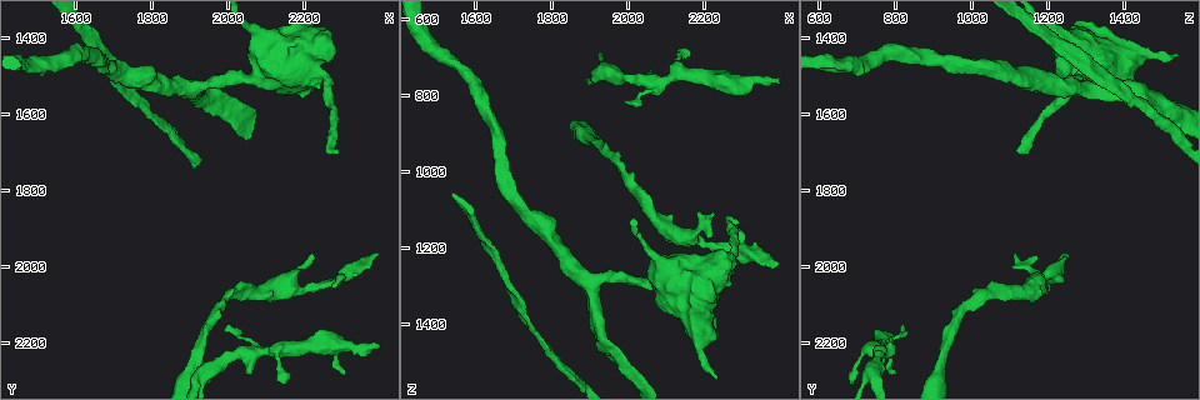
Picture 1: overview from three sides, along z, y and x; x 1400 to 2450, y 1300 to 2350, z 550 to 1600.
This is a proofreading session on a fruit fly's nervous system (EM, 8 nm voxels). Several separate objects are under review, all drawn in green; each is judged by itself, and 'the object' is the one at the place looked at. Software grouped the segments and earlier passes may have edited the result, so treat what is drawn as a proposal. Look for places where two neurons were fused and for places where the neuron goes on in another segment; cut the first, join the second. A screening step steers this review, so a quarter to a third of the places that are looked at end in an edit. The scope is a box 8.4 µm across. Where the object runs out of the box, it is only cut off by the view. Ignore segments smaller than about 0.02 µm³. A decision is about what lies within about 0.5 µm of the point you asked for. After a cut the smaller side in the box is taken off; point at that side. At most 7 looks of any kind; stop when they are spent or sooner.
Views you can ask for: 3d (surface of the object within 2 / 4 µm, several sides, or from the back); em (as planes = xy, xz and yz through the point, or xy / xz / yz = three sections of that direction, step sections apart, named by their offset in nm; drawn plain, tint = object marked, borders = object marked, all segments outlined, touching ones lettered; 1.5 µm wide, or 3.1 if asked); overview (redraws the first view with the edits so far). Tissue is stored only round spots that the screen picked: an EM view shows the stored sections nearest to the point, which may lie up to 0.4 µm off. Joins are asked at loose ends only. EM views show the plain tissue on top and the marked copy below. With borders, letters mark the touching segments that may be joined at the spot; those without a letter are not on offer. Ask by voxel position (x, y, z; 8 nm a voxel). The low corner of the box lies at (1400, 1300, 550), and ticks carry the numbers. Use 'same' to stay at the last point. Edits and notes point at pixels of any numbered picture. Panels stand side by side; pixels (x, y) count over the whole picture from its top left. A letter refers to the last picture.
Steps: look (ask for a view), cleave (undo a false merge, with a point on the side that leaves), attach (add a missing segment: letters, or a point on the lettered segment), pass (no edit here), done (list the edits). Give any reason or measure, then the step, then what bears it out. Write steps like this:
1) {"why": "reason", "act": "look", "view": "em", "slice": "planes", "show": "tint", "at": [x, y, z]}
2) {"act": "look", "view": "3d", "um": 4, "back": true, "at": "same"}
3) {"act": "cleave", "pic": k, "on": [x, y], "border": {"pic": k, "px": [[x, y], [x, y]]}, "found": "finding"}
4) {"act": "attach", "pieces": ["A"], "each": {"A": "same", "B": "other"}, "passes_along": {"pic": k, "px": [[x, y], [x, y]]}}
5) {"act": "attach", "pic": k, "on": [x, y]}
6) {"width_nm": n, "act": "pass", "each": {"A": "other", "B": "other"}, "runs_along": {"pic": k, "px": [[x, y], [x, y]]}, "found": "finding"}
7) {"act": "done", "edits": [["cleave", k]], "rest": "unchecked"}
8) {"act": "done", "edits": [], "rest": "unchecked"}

{"why": "an open end", "act": "look", "view": "em", "slice": "planes", "show": "borders", "at": [2390, 2210, 770]}

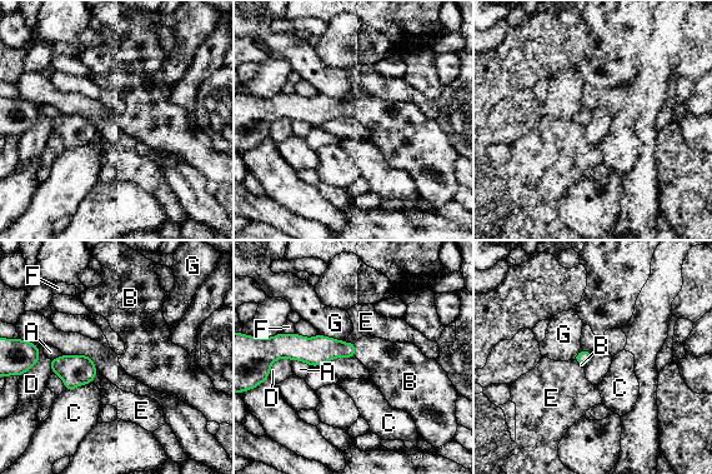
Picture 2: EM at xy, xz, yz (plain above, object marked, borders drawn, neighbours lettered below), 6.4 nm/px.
{"act": "attach", "pic": 2, "on": [389, 364], "each": {"A": "other", "B": "same", "C": "other", "D": "other", "E": "other", "F": "other", "G": "other"}, "found": "the neuron continues"}

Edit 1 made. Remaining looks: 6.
{"why": "tapers out", "act": "look", "view": "em", "slice": "xz", "step": 4, "show": "tint", "at": [2270, 1700, 1120]}

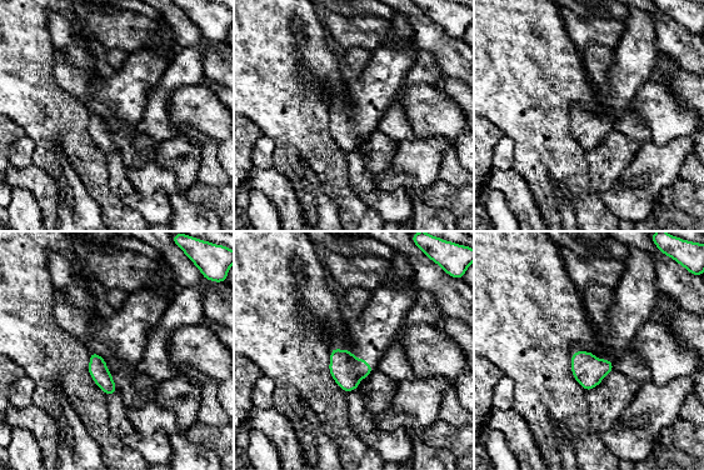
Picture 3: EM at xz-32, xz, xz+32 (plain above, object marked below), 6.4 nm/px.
{"why": "cut it another way", "act": "look", "view": "em", "slice": "planes", "show": "tint", "at": "same"}

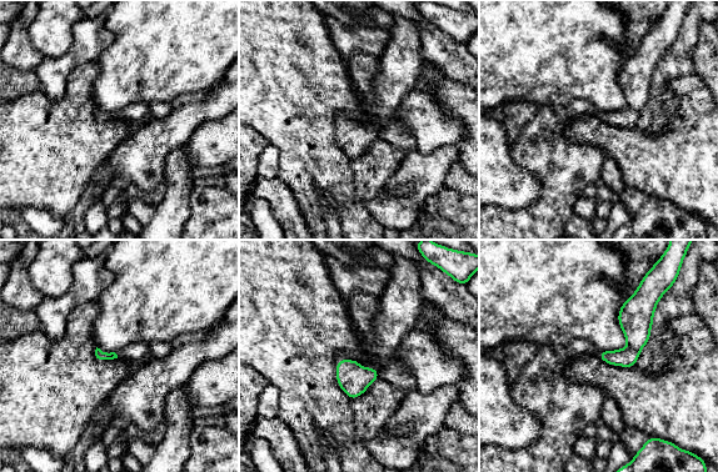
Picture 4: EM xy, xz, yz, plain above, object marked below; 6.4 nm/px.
{"act": "look", "view": "em", "slice": "planes", "show": "borders", "at": "same"}

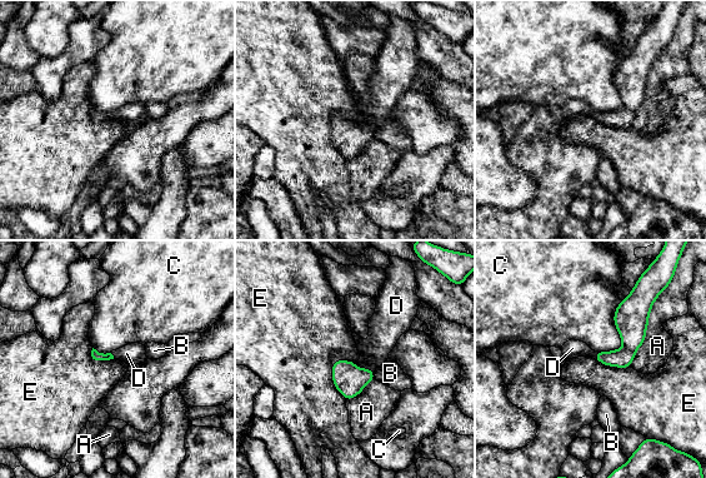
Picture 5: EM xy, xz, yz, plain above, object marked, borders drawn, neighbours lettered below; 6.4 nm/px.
{"act": "attach", "pic": 5, "on": [384, 334], "each": {"A": "other", "B": "other", "C": "other", "D": "same", "E": "other"}, "passes_along": {"pic": 5, "px": [[349, 379], [365, 368], [384, 334]]}, "found": "it goes on there"}

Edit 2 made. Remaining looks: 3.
{"act": "done", "edits": [["attach", 2], ["attach", 5]], "rest": "unchecked"}

